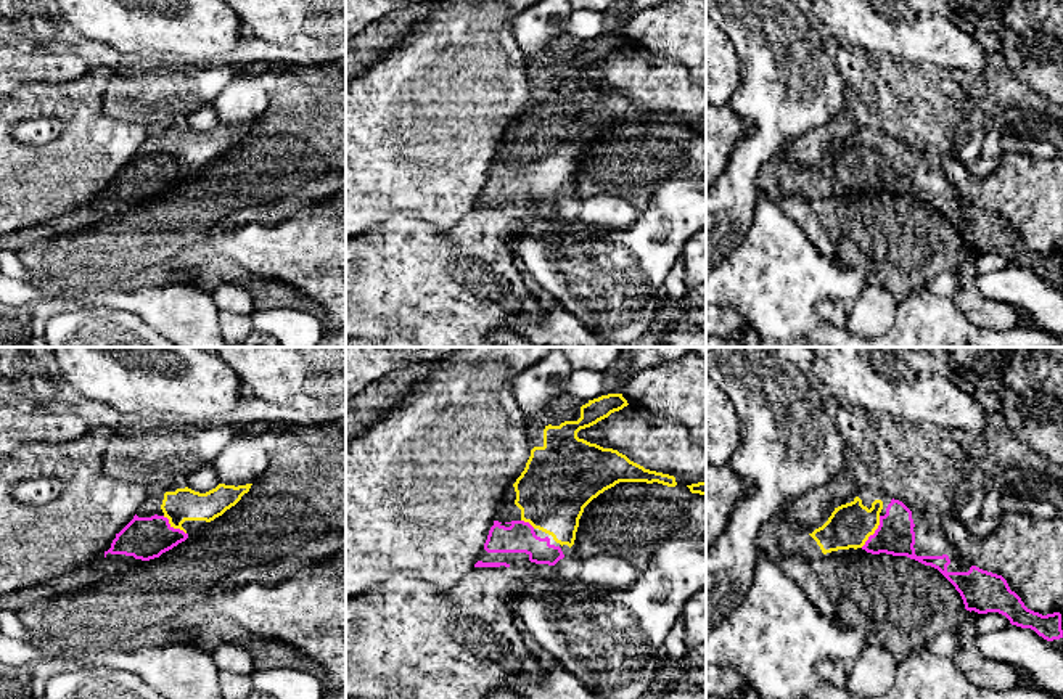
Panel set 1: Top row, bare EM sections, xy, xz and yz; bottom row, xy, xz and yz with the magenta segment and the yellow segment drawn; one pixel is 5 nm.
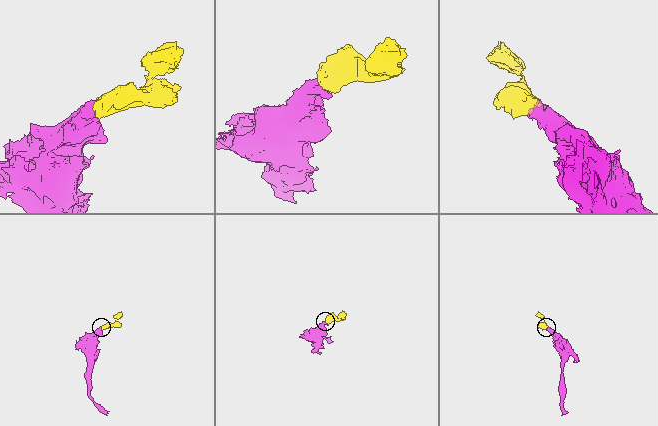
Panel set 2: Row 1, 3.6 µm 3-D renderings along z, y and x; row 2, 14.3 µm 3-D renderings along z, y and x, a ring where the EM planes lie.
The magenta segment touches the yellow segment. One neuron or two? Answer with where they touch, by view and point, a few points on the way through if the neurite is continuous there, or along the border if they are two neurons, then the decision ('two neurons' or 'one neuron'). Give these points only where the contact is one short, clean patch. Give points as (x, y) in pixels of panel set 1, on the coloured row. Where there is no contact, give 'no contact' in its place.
yz (875, 532) | across yz (894, 535), (875, 532), (849, 526) | one neuron

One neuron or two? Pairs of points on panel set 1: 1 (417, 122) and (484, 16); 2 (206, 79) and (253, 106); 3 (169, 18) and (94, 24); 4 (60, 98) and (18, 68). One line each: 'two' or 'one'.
1: one
2: two
3: one
4: two

